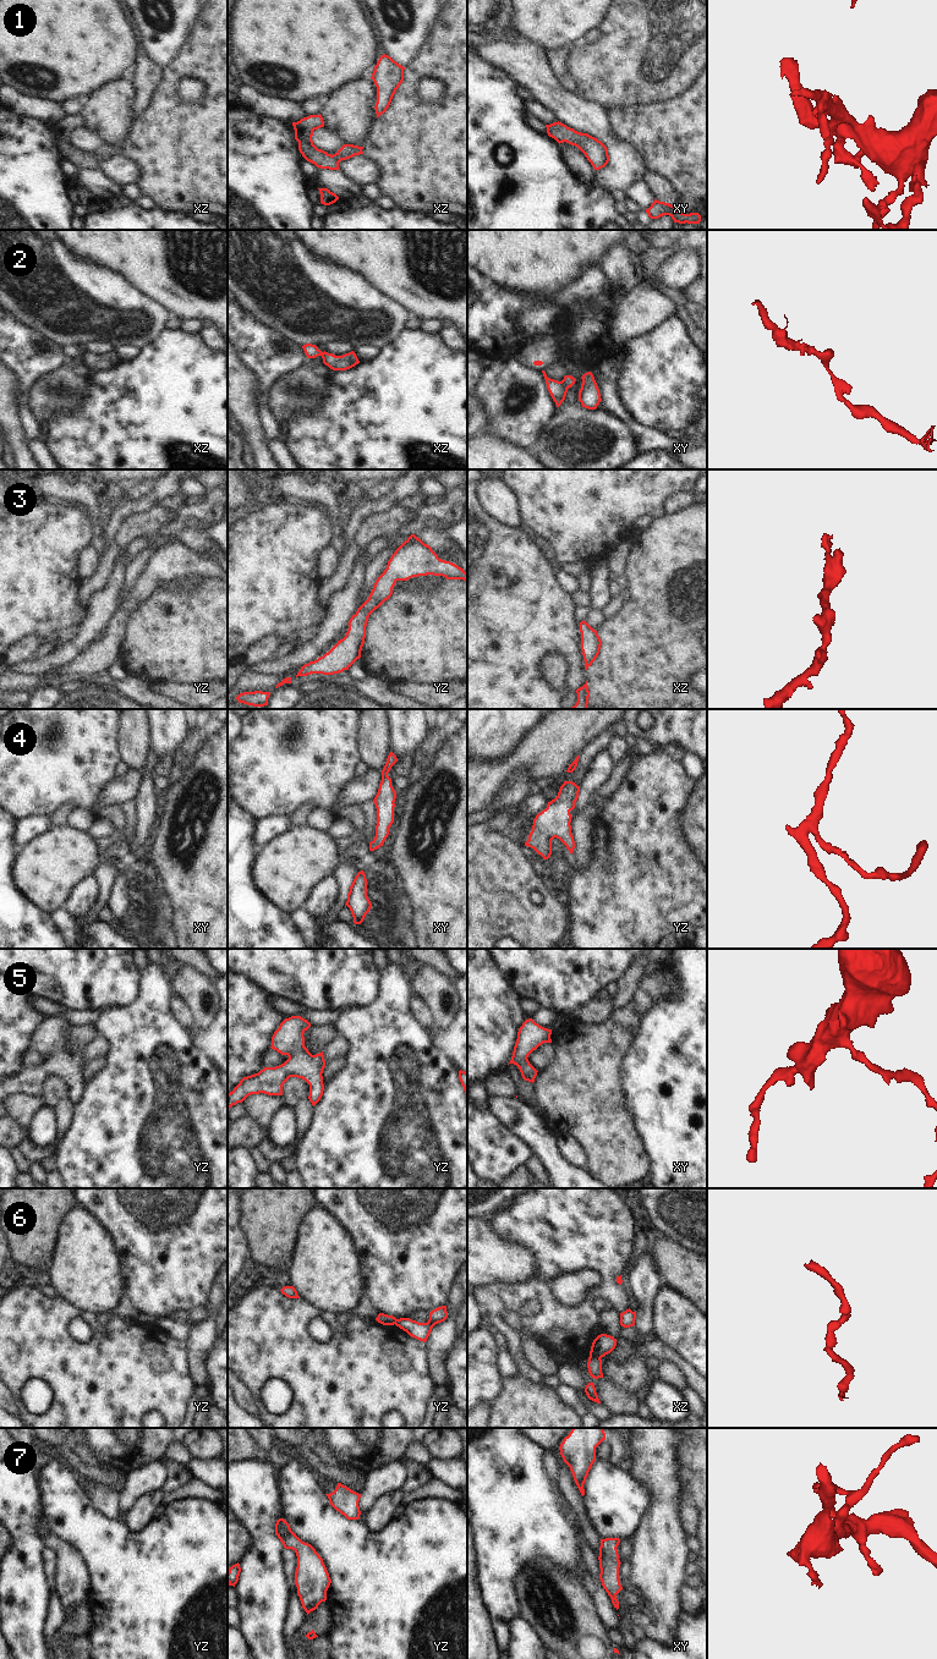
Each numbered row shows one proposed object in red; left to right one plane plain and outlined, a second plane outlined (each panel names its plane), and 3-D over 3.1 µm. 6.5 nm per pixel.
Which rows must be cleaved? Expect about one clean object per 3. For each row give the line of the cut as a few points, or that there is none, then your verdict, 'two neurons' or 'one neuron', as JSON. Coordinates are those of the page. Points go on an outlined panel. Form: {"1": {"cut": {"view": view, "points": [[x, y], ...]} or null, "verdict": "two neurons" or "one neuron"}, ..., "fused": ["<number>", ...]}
{"1": {"cut": null, "verdict": "one neuron"}, "2": {"cut": {"view": "xy", "points": [[560, 382], [566, 390]]}, "verdict": "two neurons"}, "3": {"cut": null, "verdict": "one neuron"}, "4": {"cut": null, "verdict": "one neuron"}, "5": {"cut": null, "verdict": "one neuron"}, "6": {"cut": {"view": "xz", "points": [[590, 1355], [599, 1358]]}, "verdict": "two neurons"}, "7": {"cut": null, "verdict": "one neuron"}, "fused": ["2", "6"]}

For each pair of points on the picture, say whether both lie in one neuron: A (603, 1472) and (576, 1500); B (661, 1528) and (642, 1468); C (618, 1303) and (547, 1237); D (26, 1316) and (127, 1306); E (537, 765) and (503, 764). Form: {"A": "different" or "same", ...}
{"A": "different", "B": "same", "C": "same", "D": "different", "E": "same"}

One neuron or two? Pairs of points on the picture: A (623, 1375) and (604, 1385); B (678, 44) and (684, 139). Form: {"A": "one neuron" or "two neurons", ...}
{"A": "two neurons", "B": "two neurons"}

